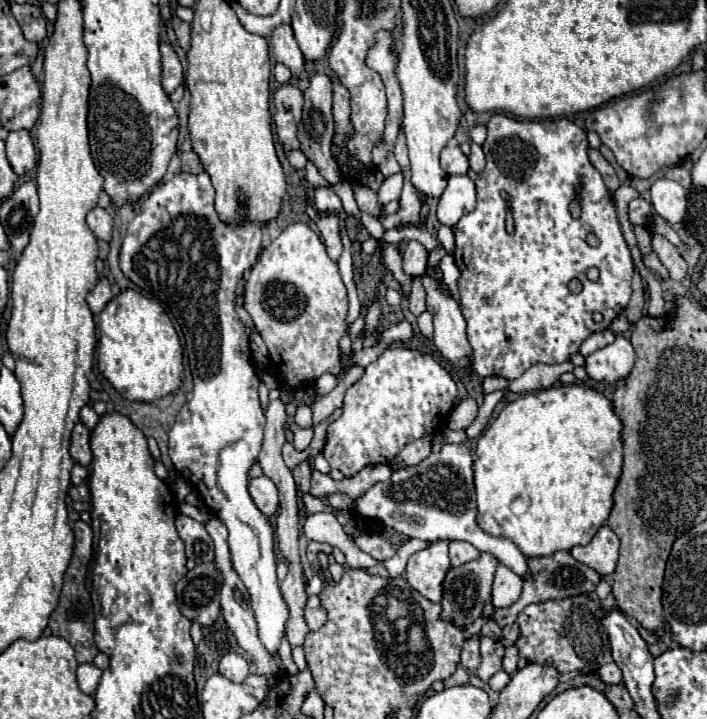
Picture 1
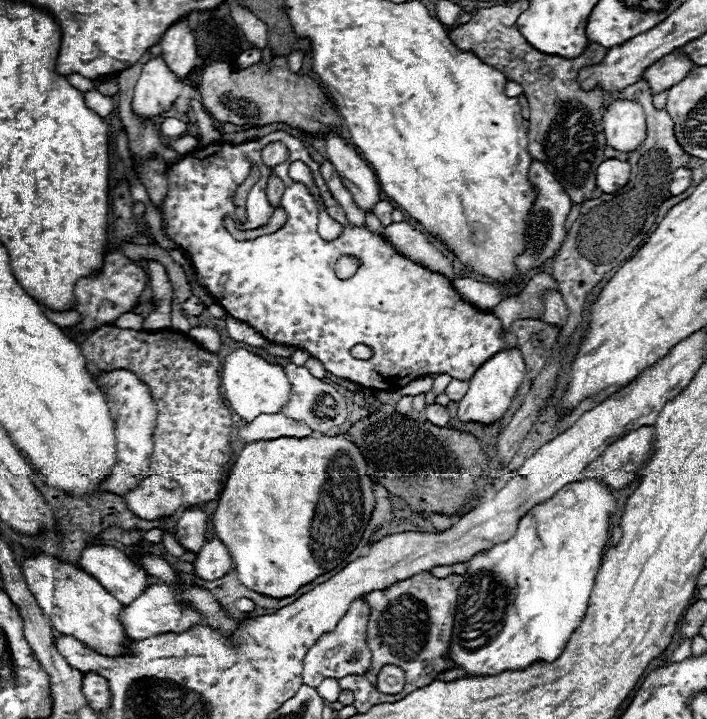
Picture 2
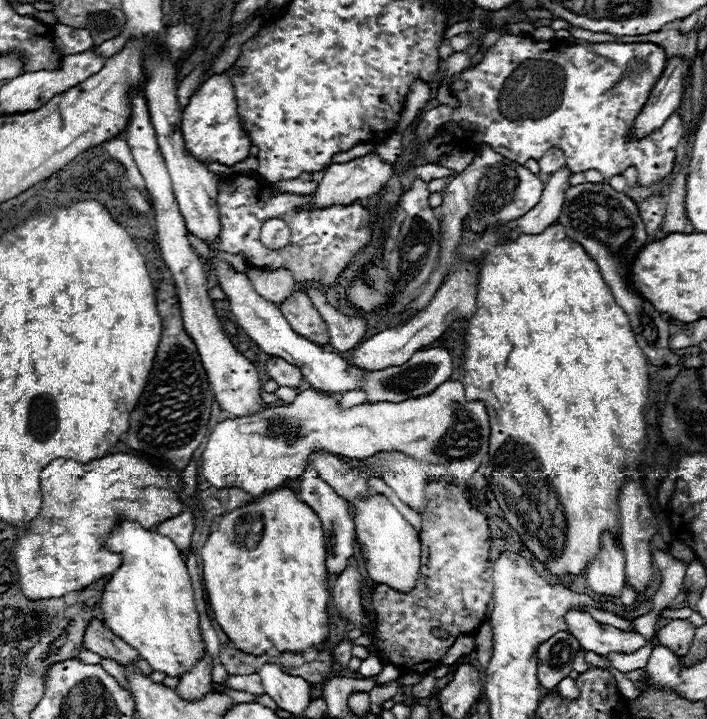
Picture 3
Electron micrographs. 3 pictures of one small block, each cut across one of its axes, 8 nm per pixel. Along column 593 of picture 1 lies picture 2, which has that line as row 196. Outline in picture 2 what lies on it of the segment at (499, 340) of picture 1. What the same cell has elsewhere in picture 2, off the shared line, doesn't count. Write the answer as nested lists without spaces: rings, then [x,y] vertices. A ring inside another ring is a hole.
[[[272,132],[258,140],[242,142],[242,144],[208,144],[204,148],[198,148],[194,152],[184,154],[180,160],[168,166],[168,194],[160,208],[162,214],[162,234],[170,238],[176,246],[180,246],[194,268],[196,282],[236,320],[246,322],[256,332],[260,332],[266,340],[272,344],[292,346],[306,350],[312,358],[316,358],[328,372],[332,372],[338,378],[362,384],[366,388],[394,392],[408,382],[428,376],[428,374],[448,374],[456,380],[470,380],[474,372],[490,360],[494,354],[508,350],[506,334],[502,332],[502,322],[490,314],[484,312],[470,302],[466,302],[452,286],[452,282],[438,274],[428,270],[426,266],[402,256],[398,250],[392,248],[390,242],[386,242],[382,236],[372,234],[366,226],[352,226],[344,214],[344,208],[336,202],[332,192],[328,190],[324,178],[320,176],[320,164],[314,162],[306,150],[306,146],[290,136],[288,132]],[[274,140],[282,140],[288,146],[288,160],[282,164],[268,168],[262,162],[260,150]],[[302,160],[310,172],[312,178],[320,190],[320,198],[324,202],[324,208],[332,220],[344,226],[342,234],[336,240],[322,240],[316,232],[318,228],[318,202],[310,194],[310,190],[302,182],[294,182],[288,176],[288,168],[292,162]],[[256,164],[260,168],[260,180],[250,188],[246,198],[246,216],[248,222],[238,222],[240,230],[256,230],[270,222],[274,214],[274,206],[266,198],[266,182],[270,176],[278,176],[284,182],[284,194],[280,200],[280,208],[288,214],[286,224],[272,232],[258,236],[254,240],[234,240],[232,234],[226,232],[222,224],[224,214],[234,216],[234,202],[232,196],[236,188],[246,180],[250,166]],[[342,256],[356,256],[360,260],[360,266],[356,274],[348,280],[340,280],[334,274],[334,264]],[[356,344],[366,344],[372,348],[372,356],[368,360],[358,360],[350,354],[350,348]]]

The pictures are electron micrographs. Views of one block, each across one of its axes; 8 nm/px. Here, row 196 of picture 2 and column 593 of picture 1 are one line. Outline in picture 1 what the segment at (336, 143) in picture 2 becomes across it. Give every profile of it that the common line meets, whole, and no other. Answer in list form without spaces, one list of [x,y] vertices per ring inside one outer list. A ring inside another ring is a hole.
[[[616,336],[616,342],[590,354],[586,358],[586,372],[596,382],[614,384],[624,380],[634,368],[634,348],[624,336]]]

